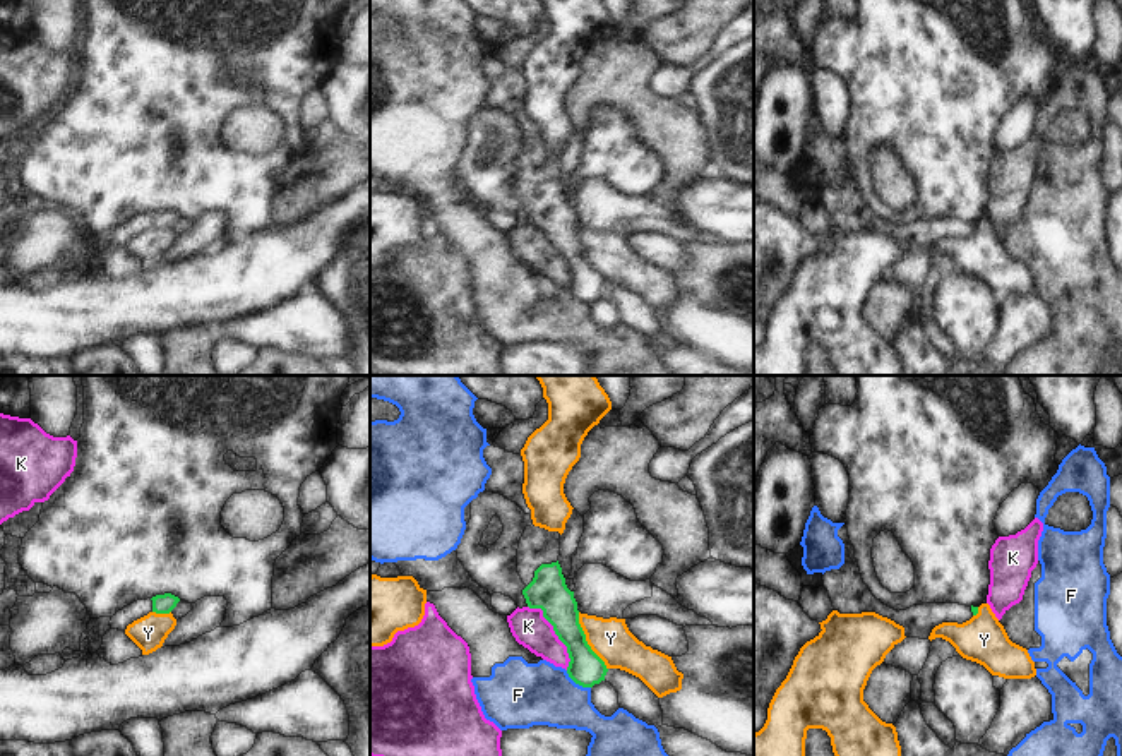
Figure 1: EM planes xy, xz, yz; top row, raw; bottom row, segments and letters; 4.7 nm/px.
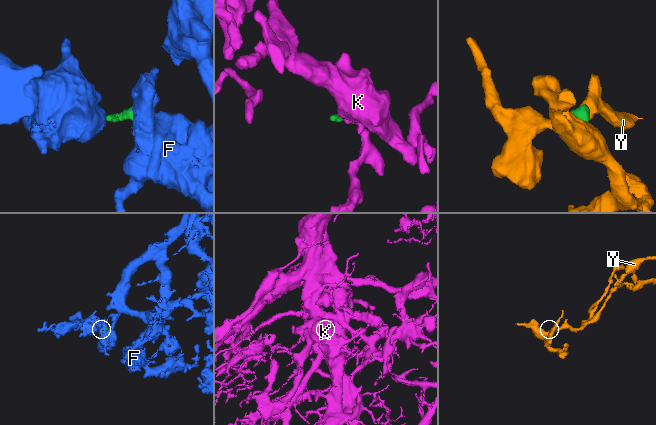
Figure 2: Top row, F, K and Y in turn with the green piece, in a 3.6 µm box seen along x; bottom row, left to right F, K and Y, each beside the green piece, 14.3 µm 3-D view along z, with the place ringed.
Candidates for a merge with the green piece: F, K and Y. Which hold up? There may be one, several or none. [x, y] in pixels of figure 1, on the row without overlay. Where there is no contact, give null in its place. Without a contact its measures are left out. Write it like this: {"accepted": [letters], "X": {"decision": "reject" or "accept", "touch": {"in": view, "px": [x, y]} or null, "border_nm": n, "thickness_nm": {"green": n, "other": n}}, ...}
{"accepted": [], "F": {"decision": "reject", "touch": {"in": "xz", "px": [578, 299]}, "border_nm": 150, "thickness_nm": {"green": 160, "other": 300}}, "K": {"decision": "reject", "touch": {"in": "xz", "px": [555, 249]}, "border_nm": 360, "thickness_nm": {"green": 180, "other": 170}}, "Y": {"decision": "reject", "touch": {"in": "xz", "px": [586, 258]}, "border_nm": 300, "thickness_nm": {"green": 160, "other": 190}}}

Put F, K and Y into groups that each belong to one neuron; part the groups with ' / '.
F / K / Y

